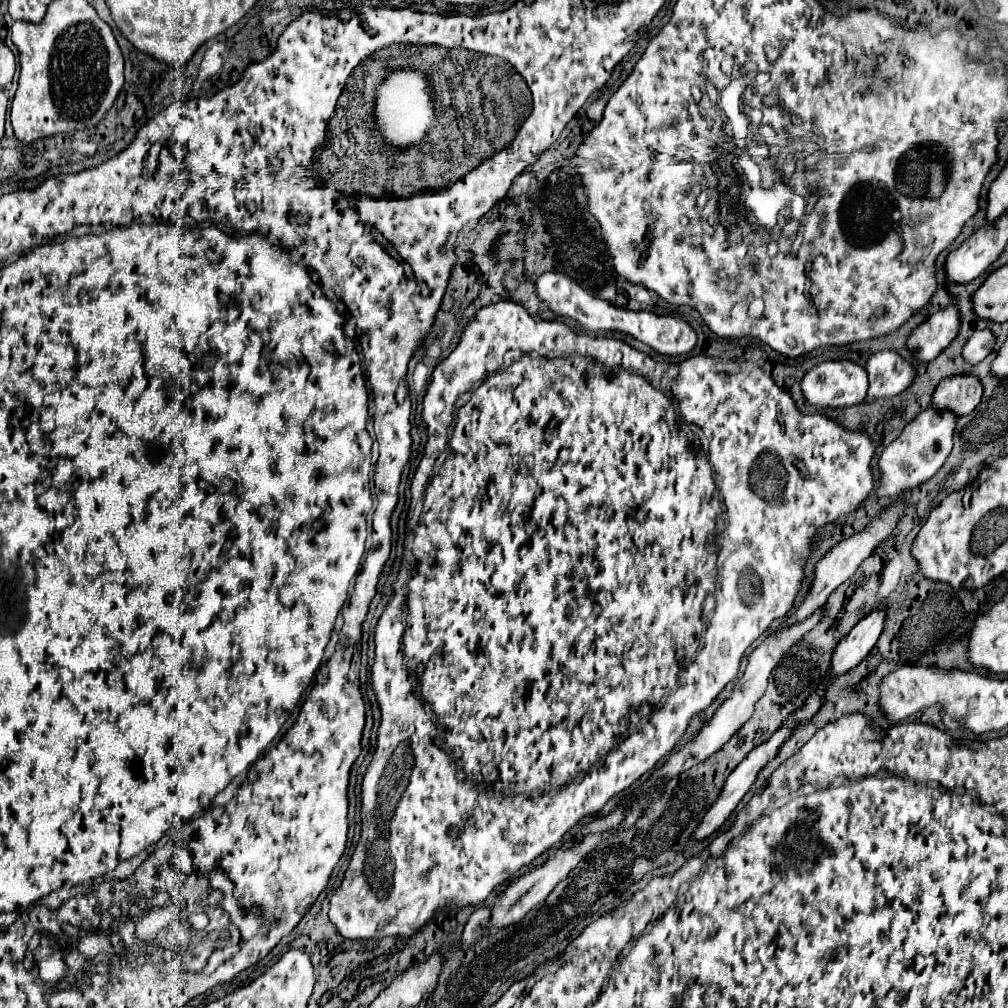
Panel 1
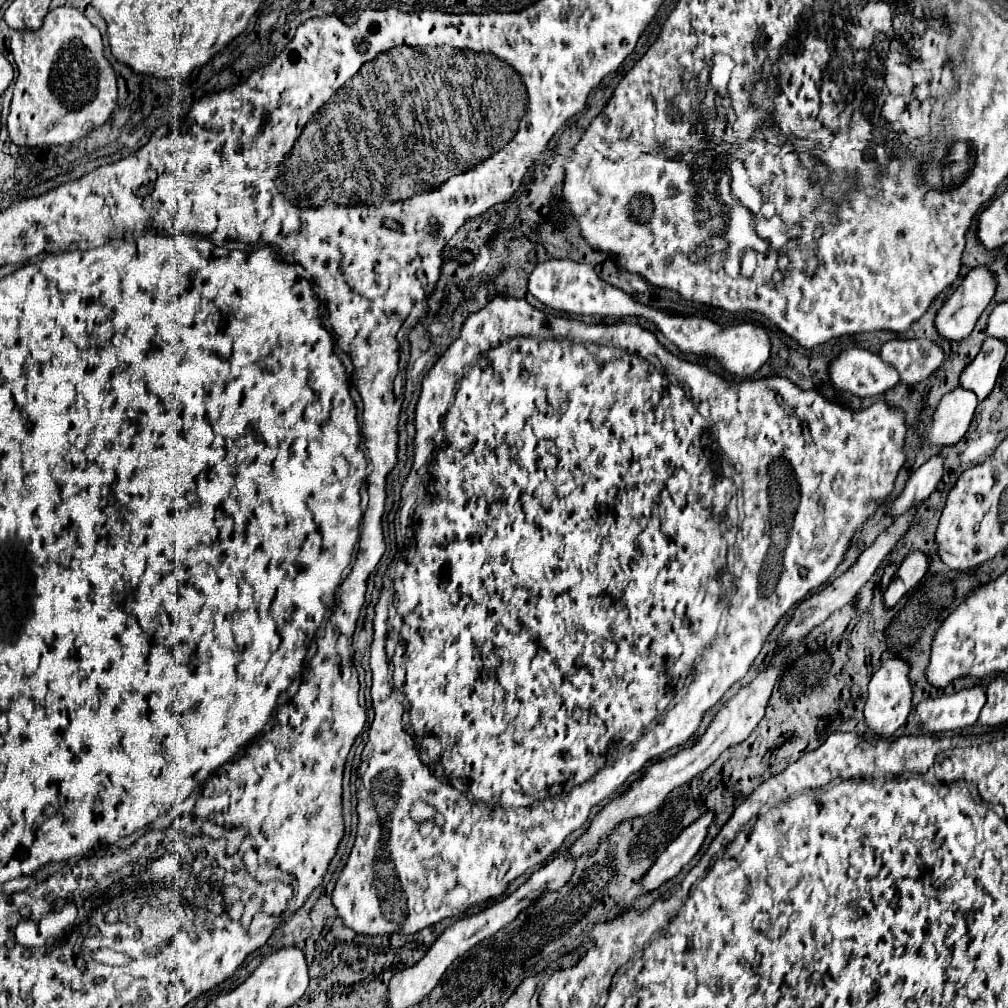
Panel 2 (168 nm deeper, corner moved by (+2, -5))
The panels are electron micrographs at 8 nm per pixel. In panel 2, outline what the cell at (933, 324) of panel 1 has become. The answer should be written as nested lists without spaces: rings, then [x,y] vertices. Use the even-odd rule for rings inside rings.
[[[977,267],[967,273],[957,291],[935,315],[937,335],[947,341],[965,339],[973,331],[979,315],[989,305],[993,293],[995,283],[985,267]]]

